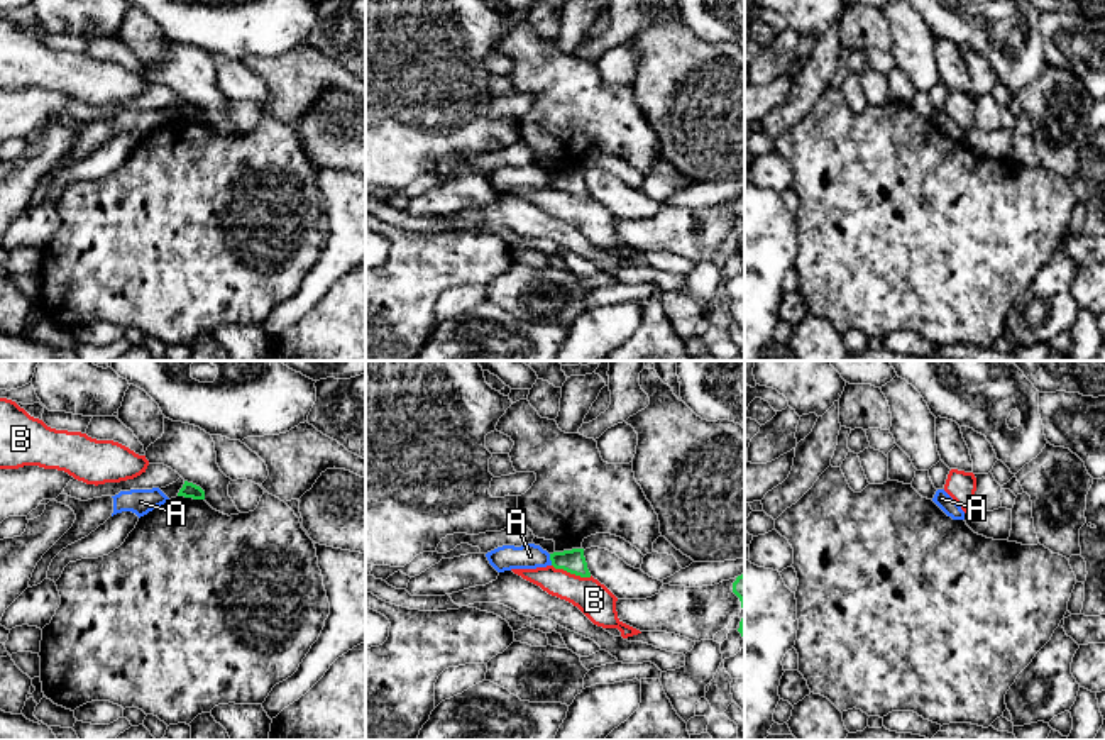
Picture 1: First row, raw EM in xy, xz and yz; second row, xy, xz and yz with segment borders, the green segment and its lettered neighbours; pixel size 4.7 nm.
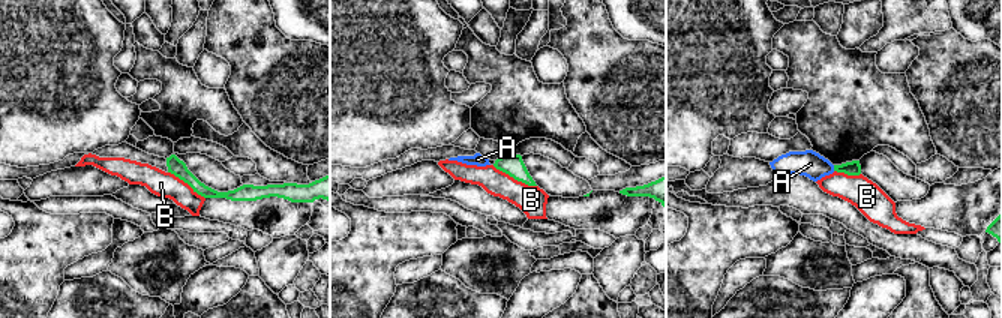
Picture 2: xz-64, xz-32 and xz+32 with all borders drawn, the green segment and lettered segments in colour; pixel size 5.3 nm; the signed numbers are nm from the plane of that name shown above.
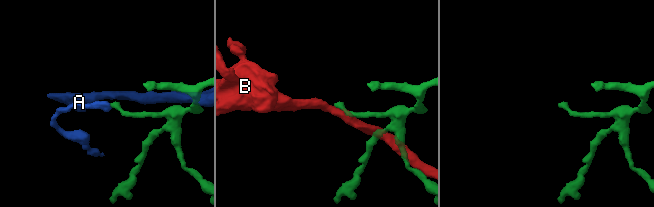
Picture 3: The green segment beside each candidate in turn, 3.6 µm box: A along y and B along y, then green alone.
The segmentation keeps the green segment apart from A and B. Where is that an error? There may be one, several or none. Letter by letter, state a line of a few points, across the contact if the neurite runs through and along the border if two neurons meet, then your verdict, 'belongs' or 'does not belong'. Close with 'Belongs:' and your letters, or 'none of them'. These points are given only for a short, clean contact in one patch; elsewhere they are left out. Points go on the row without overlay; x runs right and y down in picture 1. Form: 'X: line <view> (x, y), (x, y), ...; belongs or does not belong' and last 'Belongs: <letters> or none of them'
A: line xz (549, 175), (552, 185); does not belong
B: does not belong
Belongs: none of them

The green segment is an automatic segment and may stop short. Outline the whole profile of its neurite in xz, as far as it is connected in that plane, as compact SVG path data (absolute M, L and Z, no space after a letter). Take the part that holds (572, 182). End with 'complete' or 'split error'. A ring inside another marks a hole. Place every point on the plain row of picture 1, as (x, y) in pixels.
M584 169L553 173L550 174L550 181L555 190L563 190L580 198L591 198L591 193L587 190L587 183L584 178Z; complete

